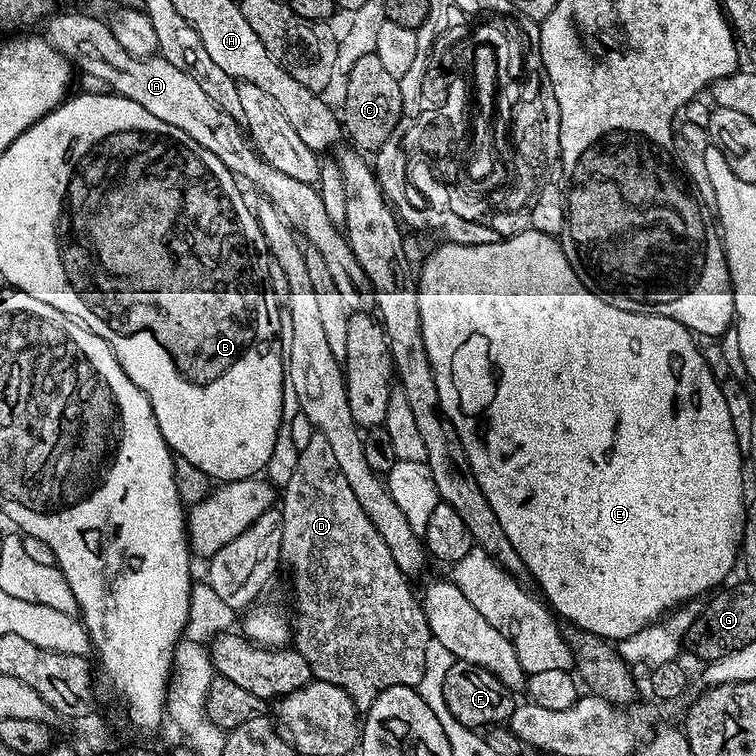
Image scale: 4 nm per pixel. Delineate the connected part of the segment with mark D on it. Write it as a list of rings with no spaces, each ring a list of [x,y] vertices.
[[[313,435],[305,449],[297,451],[297,465],[290,477],[288,485],[282,488],[282,546],[280,547],[280,559],[292,571],[292,596],[296,599],[296,617],[291,617],[291,631],[294,633],[294,647],[302,658],[310,666],[313,677],[317,680],[325,680],[350,694],[350,698],[356,704],[357,709],[367,710],[387,688],[394,686],[406,686],[407,688],[416,688],[417,684],[422,682],[423,666],[425,665],[426,644],[430,633],[426,614],[424,613],[421,601],[412,597],[412,588],[408,585],[409,577],[394,562],[390,554],[390,546],[382,542],[382,534],[370,522],[366,510],[362,510],[362,502],[358,502],[358,494],[350,490],[350,482],[338,470],[338,458],[334,458],[334,450],[330,442],[326,442],[323,436]]]

